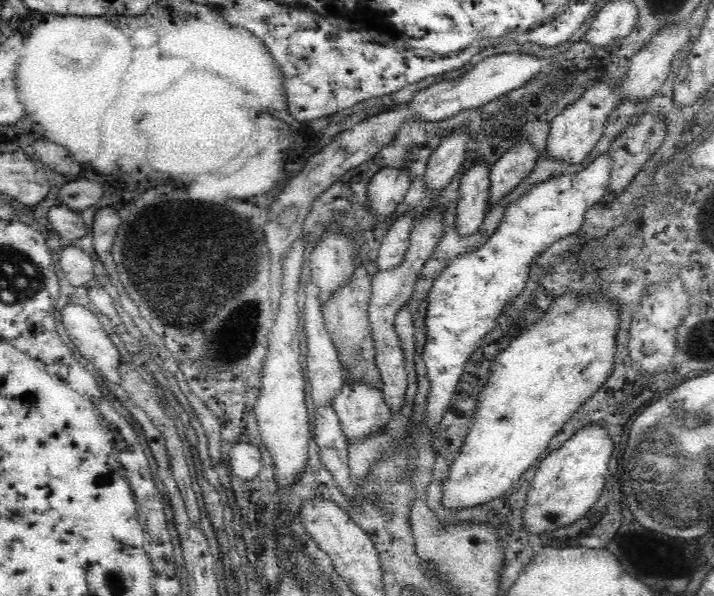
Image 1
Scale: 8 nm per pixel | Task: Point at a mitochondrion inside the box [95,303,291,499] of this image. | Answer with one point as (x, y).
(247, 332)

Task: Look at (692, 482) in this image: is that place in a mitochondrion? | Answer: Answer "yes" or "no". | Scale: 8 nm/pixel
yes

